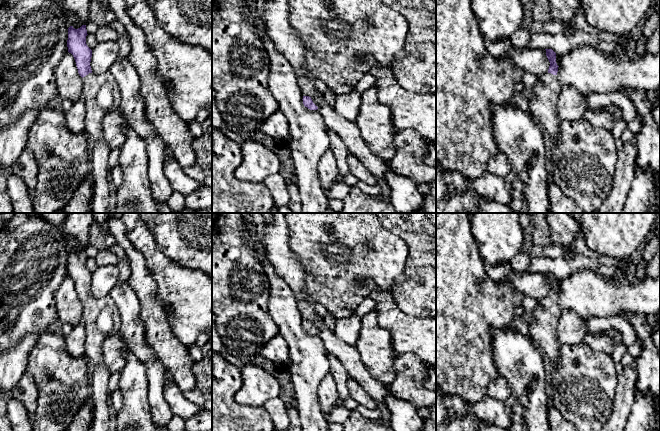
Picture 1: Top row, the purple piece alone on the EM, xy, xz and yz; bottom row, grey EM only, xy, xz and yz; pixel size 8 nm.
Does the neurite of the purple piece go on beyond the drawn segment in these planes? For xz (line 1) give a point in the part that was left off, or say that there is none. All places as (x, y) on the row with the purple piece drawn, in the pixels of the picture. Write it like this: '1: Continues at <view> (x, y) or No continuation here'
1: Continues at xz (315, 101)

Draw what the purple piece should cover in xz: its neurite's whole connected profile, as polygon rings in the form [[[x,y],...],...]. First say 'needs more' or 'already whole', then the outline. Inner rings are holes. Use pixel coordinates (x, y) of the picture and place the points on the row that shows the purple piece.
needs more | [[[303,96],[303,104],[310,110],[317,110],[319,107],[319,101],[309,96]]]

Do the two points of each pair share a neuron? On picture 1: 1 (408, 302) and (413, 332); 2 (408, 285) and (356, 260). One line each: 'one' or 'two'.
1: two
2: two

